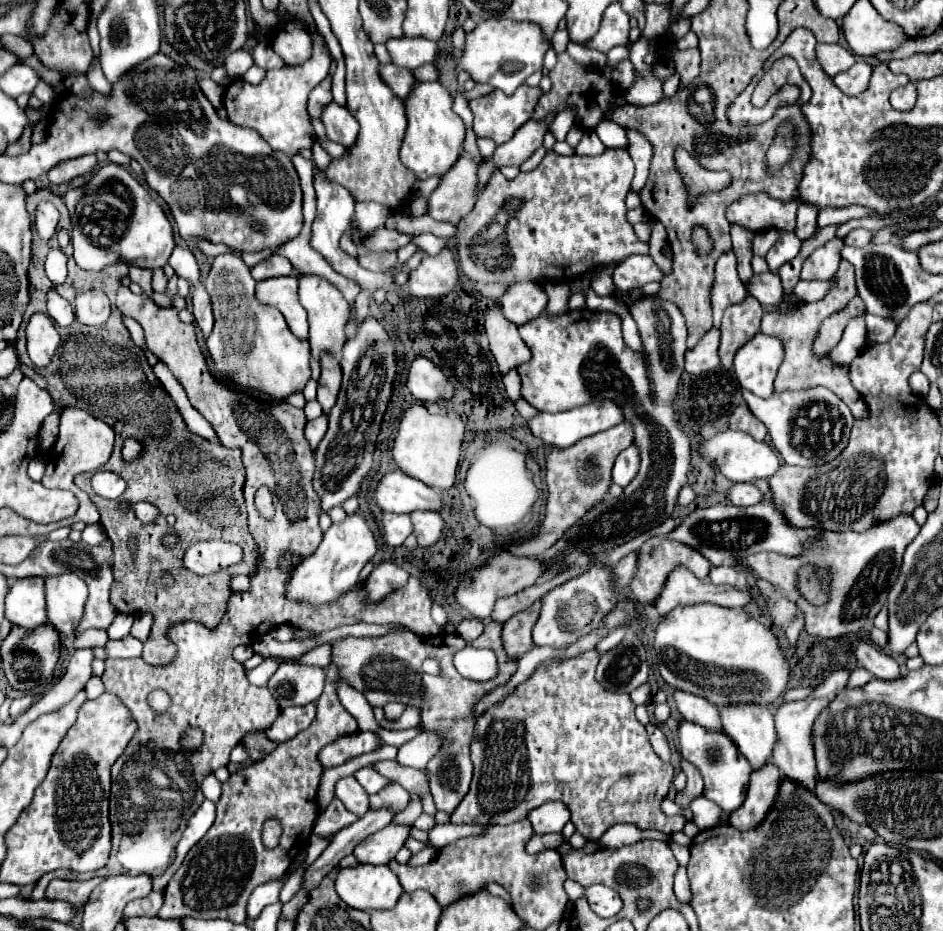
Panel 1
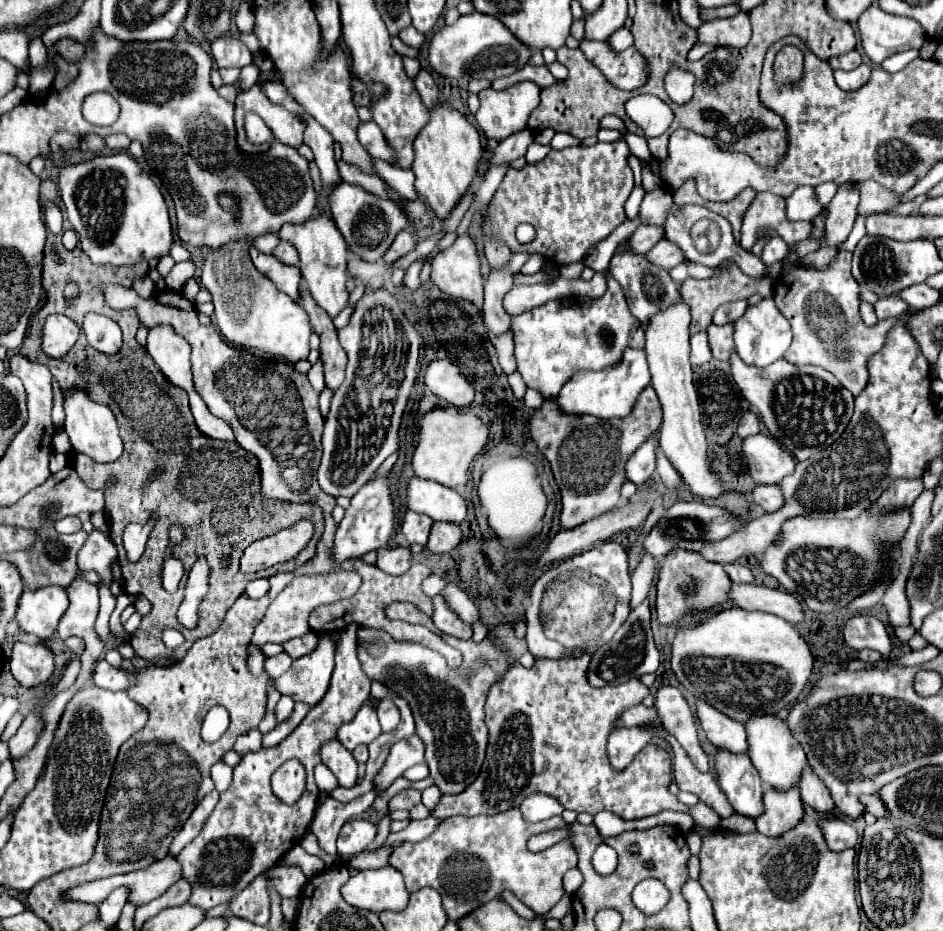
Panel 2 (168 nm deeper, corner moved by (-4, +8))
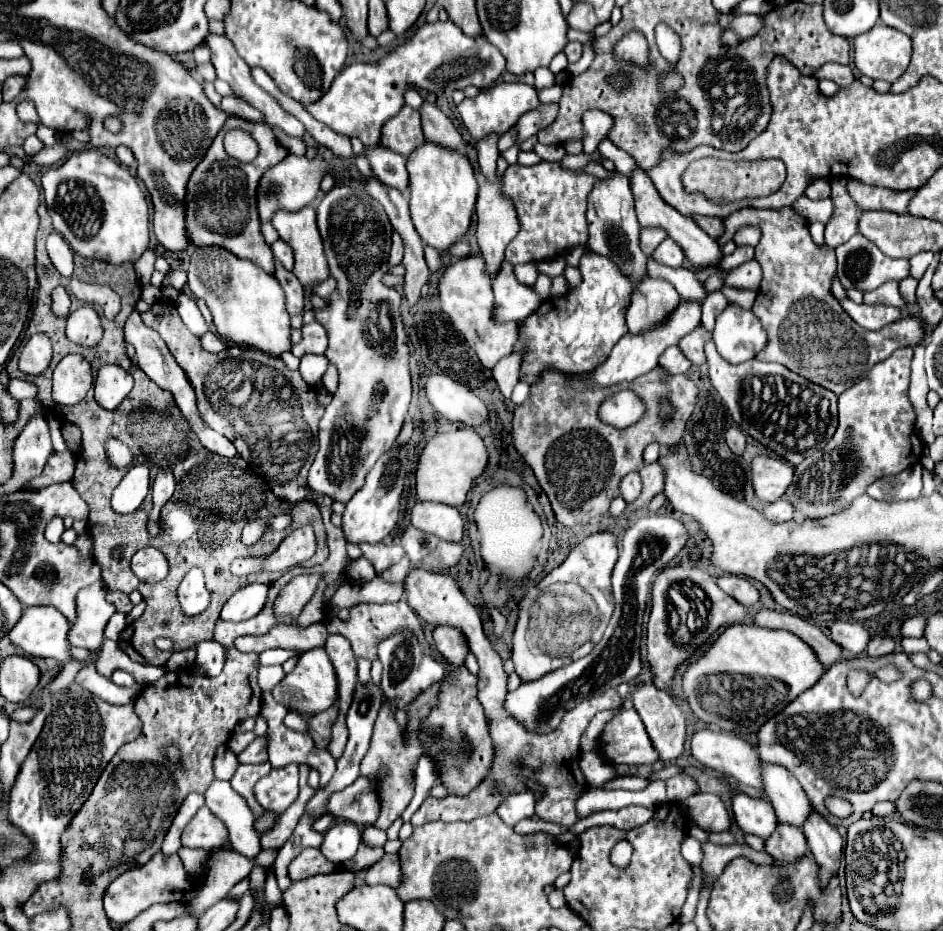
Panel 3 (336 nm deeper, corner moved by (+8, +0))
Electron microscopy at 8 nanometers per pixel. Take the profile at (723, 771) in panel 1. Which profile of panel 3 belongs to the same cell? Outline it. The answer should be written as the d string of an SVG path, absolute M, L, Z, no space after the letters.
M734 793L734 819L744 833L768 839L776 825L776 813L768 799L752 799L744 793Z

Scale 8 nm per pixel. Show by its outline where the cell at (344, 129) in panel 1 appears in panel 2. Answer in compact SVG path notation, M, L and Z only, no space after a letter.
M362 121L356 133L358 133L358 141L364 145L368 153L372 153L372 157L378 157L382 161L392 161L392 149L386 145L384 135L380 127L374 125L374 121L366 121L366 123Z

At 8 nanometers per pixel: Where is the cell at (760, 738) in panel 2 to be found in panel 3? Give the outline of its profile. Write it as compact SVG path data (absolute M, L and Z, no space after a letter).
M764 763L762 779L764 779L764 793L774 805L778 821L796 825L798 829L802 829L806 817L810 817L812 813L812 805L804 789L800 789L800 783L796 781L796 777L790 775L780 765Z

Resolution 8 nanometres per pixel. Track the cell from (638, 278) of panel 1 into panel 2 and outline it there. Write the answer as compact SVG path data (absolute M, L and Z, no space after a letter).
M666 239L658 241L658 243L646 253L646 257L648 257L648 261L652 261L652 265L656 265L656 267L660 267L660 269L672 269L672 267L676 267L676 265L680 265L680 263L684 261L682 249L680 249L676 243L666 241Z

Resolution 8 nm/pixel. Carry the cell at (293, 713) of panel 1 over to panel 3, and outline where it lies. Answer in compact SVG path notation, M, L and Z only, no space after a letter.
M256 737L238 755L238 763L264 763L264 761L268 761L268 755L266 755L266 737Z

